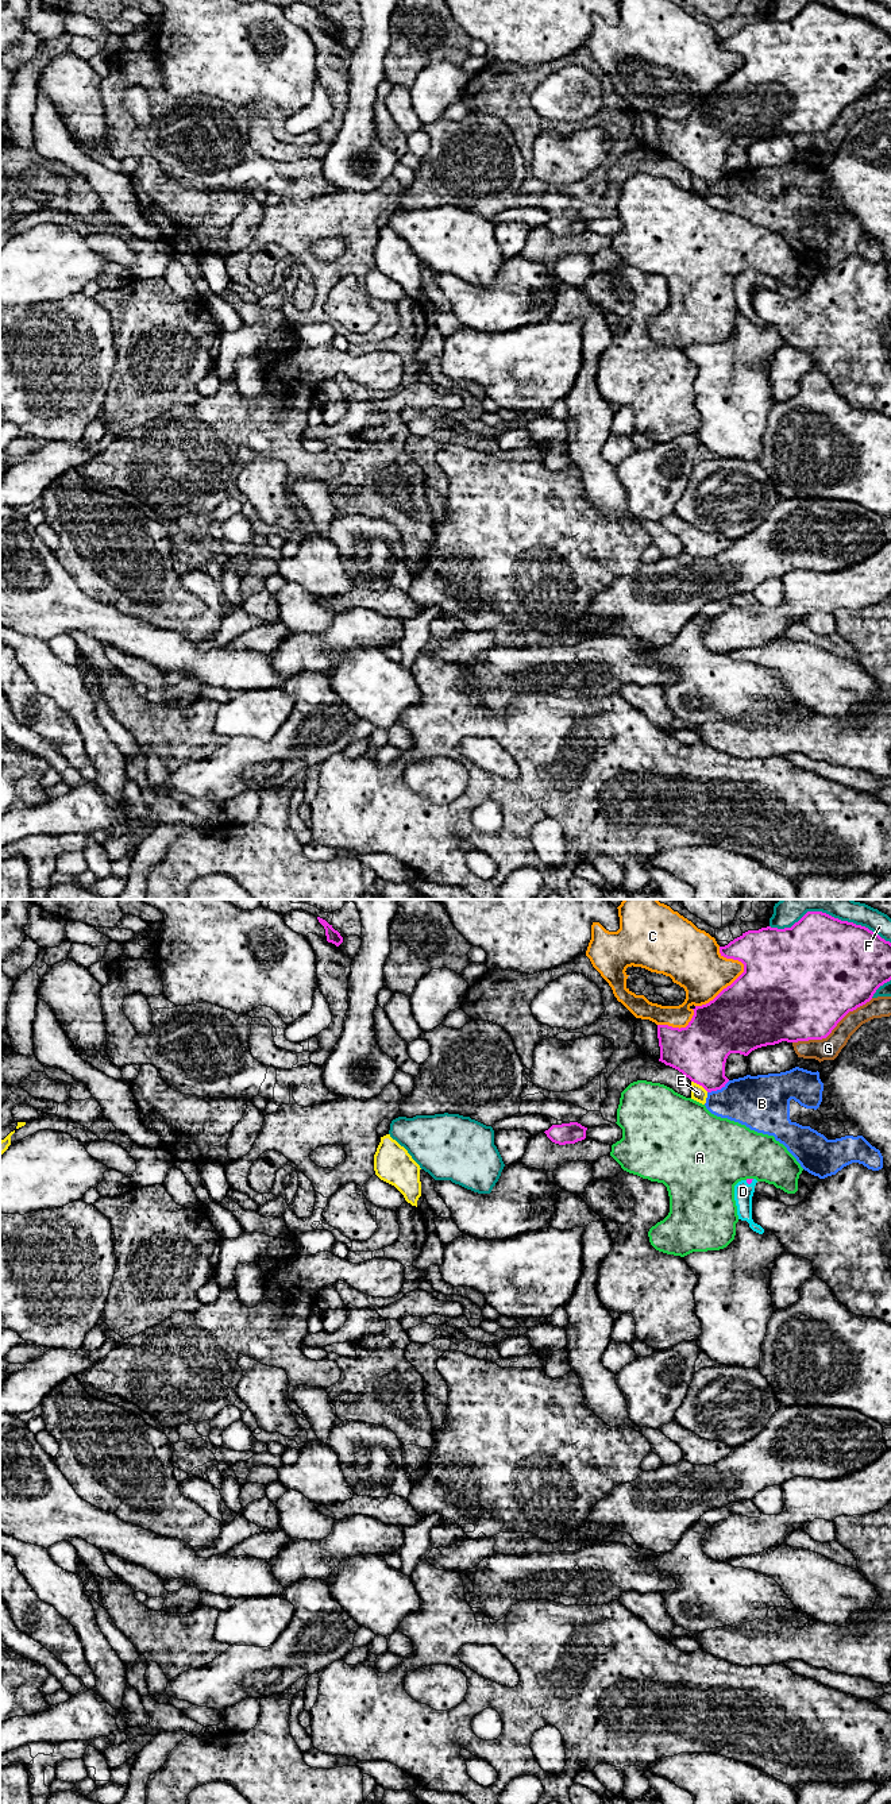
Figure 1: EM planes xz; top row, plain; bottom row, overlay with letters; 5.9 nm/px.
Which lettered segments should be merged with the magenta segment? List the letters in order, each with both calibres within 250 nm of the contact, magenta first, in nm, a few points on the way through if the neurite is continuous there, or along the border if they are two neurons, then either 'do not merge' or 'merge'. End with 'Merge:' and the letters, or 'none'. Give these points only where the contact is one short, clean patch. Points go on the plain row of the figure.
A: 30 nm thick on the magenta side, 440 nm on the other; do not merge
B: 320 nm thick on the magenta side, 320 nm on the other; do not merge
C: 500 nm thick on the magenta side, 300 nm on the other; do not merge
D: 30 nm thick on the magenta side, 110 nm on the other; runs through xz (748, 273), (749, 276), (743, 284); merge
E: 340 nm thick on the magenta side, 90 nm on the other; do not merge
F: 500 nm thick on the magenta side, 120 nm on the other; do not merge
G: 500 nm thick on the magenta side, 130 nm on the other; do not merge
Merge: D

